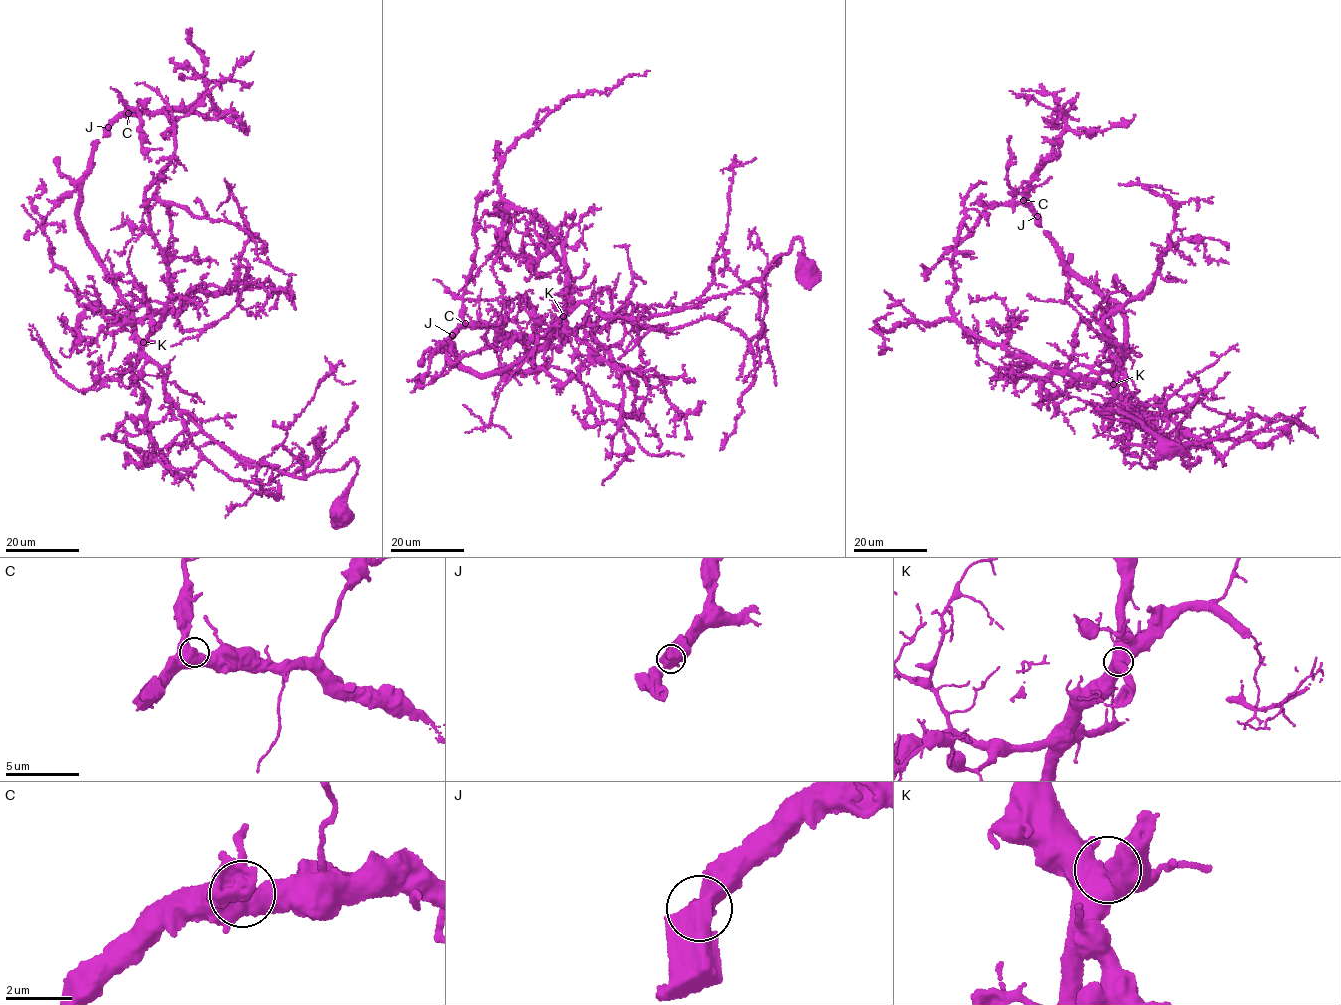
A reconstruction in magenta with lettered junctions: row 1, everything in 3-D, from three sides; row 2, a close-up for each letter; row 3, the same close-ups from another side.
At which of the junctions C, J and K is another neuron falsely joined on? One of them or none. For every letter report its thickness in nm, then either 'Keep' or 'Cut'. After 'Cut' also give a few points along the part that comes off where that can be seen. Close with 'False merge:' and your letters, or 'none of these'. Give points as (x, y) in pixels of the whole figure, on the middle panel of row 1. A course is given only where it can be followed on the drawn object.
C: Thickness 600 nm. Keep
J: Thickness 750 nm. Keep
K: Thickness 700 nm. Keep
False merge: none of these

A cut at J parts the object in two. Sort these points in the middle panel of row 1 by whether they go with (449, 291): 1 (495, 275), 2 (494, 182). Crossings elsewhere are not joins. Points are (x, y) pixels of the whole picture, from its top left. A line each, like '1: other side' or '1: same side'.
1: other side
2: other side

